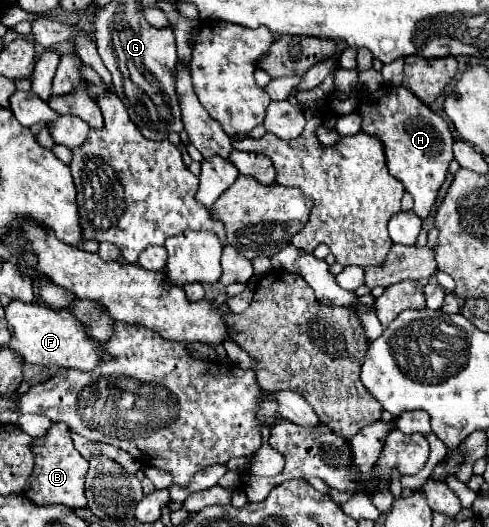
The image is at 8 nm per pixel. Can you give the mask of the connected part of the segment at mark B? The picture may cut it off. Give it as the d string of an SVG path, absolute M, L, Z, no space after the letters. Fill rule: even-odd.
M54 422L44 438L34 440L32 452L36 456L36 464L28 480L28 490L24 490L24 496L30 498L30 502L34 502L36 506L62 504L70 510L88 508L84 496L84 478L88 472L88 460L72 446L68 426L60 426L60 422Z

